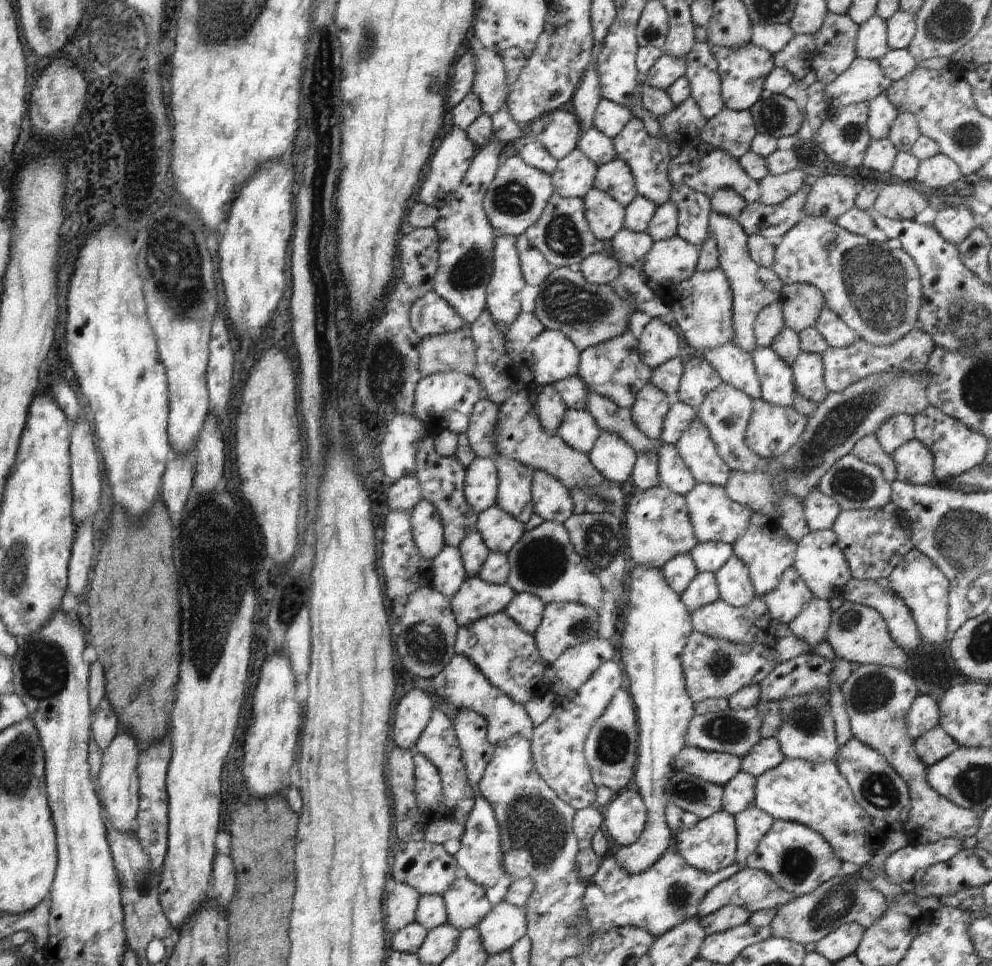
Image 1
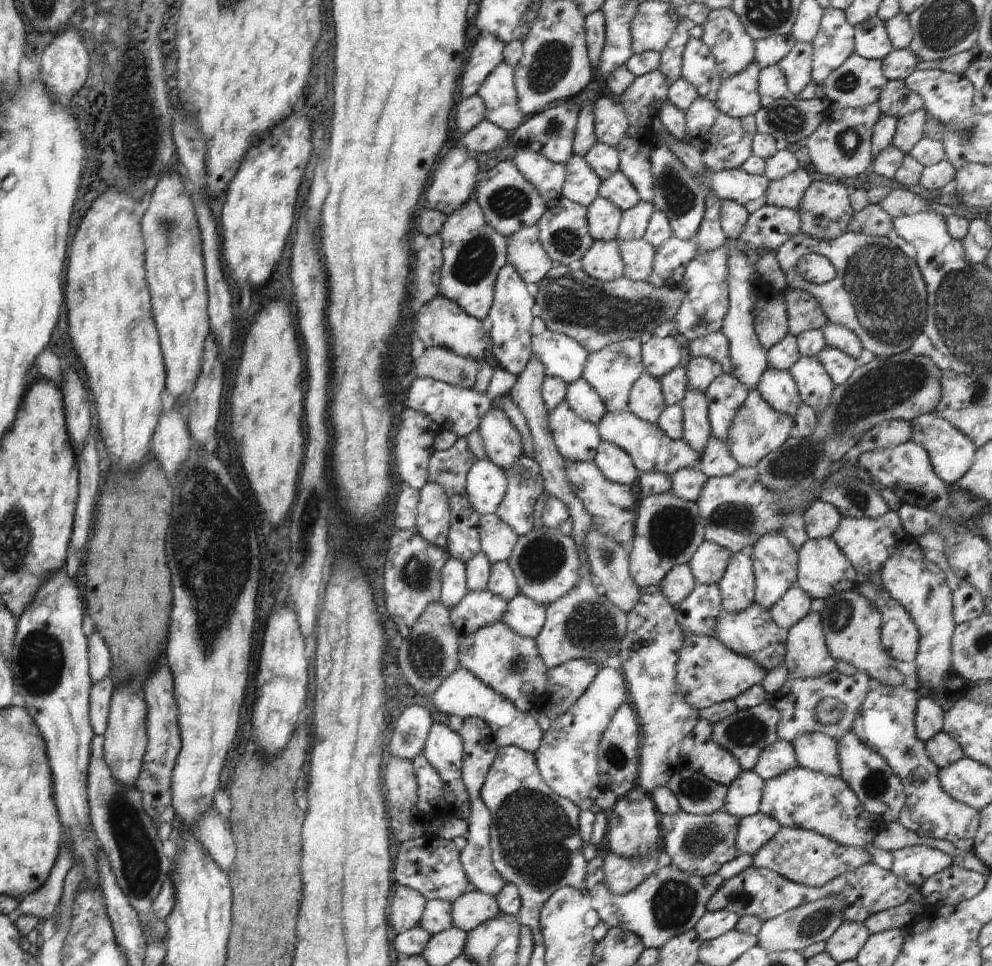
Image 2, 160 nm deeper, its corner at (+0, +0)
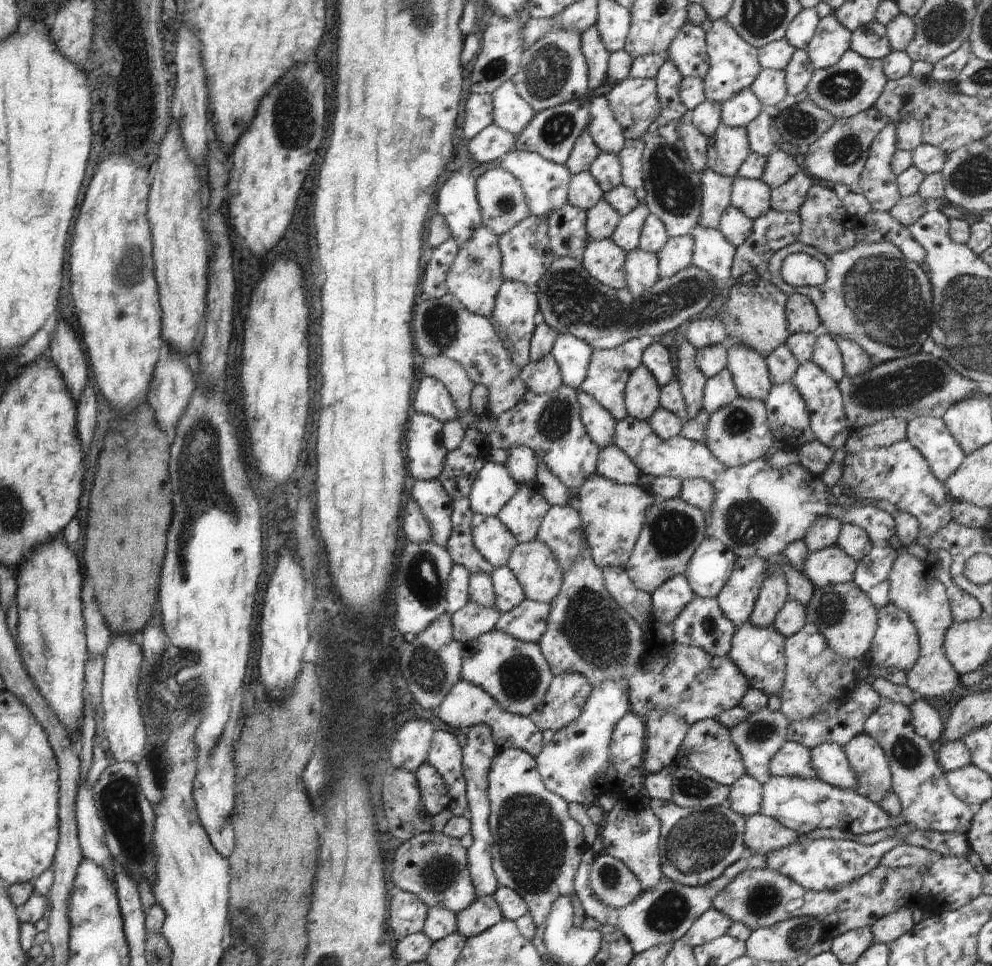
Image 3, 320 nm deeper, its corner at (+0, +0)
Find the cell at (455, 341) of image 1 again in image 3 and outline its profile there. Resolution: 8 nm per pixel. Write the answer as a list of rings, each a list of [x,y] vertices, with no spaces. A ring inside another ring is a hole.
[[[440,355],[424,359],[420,370],[423,376],[441,380],[451,394],[459,412],[471,415],[470,394],[475,384],[460,363]]]

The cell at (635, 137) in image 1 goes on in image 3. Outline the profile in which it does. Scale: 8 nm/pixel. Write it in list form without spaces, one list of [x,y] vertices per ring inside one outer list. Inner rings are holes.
[[[625,139],[624,148],[617,154],[621,164],[622,182],[634,190],[636,198],[642,202],[645,198],[643,179],[643,164],[641,156],[644,141],[640,139]]]

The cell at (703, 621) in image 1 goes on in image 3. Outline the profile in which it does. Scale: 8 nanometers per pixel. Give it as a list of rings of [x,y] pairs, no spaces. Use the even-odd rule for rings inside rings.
[[[749,622],[740,625],[735,632],[730,660],[747,678],[750,689],[758,689],[768,698],[779,696],[785,683],[785,640],[773,626],[755,627]]]

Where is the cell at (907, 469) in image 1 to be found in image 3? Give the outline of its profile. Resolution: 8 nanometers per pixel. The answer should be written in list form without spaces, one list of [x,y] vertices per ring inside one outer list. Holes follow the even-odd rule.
[[[908,439],[889,447],[848,453],[842,461],[842,476],[831,490],[833,499],[844,494],[852,505],[881,500],[891,502],[918,521],[918,537],[934,536],[938,529],[952,521],[946,485],[932,474],[926,459]]]

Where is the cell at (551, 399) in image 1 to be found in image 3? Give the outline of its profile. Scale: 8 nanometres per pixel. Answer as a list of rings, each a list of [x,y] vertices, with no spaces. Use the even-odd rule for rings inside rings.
[[[546,353],[543,359],[529,361],[521,368],[519,377],[524,381],[527,390],[537,395],[557,391],[563,383],[560,367],[552,353]]]

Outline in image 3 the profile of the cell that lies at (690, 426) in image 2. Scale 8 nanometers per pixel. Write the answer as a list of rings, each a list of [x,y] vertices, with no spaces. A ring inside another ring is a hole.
[[[676,329],[672,332],[677,339],[678,379],[682,396],[687,406],[686,420],[693,419],[703,408],[703,394],[707,376],[702,374],[696,362],[696,349],[686,335]]]

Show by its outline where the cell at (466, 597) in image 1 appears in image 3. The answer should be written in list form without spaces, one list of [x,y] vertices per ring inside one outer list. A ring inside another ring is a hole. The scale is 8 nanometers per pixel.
[[[468,601],[464,608],[451,614],[451,625],[456,641],[465,643],[496,628],[500,612],[496,606],[483,607]]]

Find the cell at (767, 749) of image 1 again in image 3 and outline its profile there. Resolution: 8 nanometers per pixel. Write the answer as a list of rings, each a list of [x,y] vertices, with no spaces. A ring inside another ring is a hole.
[[[786,741],[772,757],[769,764],[771,775],[818,779],[812,766],[810,748],[794,741]]]

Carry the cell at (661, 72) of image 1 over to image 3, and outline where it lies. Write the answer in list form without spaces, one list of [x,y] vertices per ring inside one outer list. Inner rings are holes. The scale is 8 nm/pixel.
[[[628,77],[616,84],[605,97],[608,99],[613,115],[620,123],[626,139],[640,139],[641,134],[658,118],[661,109],[655,79],[633,79]]]

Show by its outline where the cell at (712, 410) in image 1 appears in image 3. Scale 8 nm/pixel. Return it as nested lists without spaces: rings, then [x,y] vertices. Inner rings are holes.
[[[726,368],[718,372],[717,375],[707,378],[703,394],[703,409],[711,415],[738,397],[733,376]]]

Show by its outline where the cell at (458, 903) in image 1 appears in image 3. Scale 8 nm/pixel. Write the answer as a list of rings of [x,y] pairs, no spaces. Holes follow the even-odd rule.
[[[482,895],[456,915],[458,932],[466,938],[475,937],[496,923],[502,922],[498,903],[490,895]]]

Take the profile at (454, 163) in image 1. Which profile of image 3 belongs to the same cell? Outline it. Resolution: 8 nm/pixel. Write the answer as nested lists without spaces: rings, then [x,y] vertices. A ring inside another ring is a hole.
[[[452,174],[440,188],[436,208],[446,219],[451,237],[462,247],[471,239],[475,229],[482,226],[481,208],[471,174]]]

